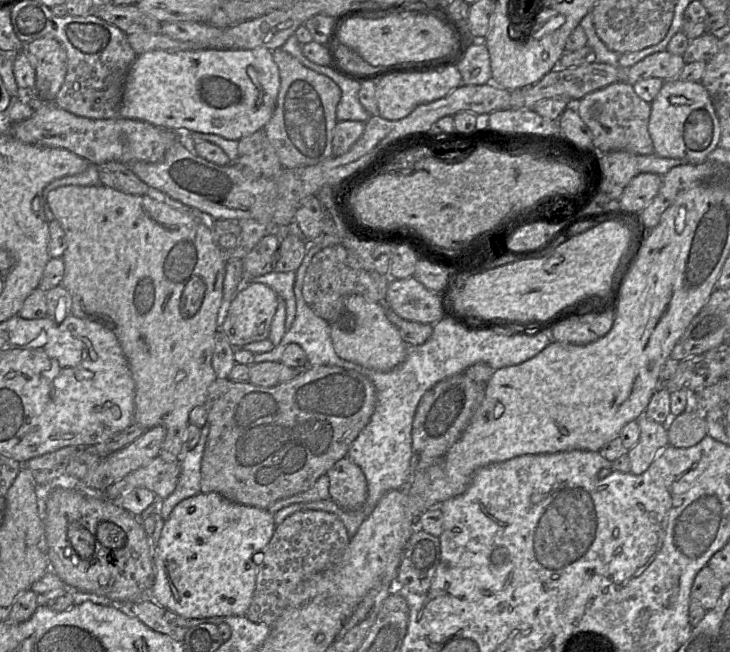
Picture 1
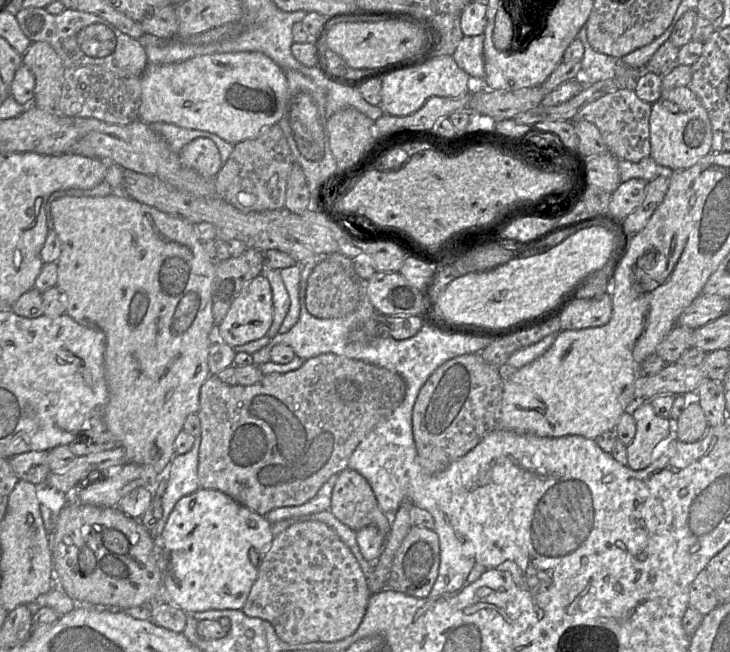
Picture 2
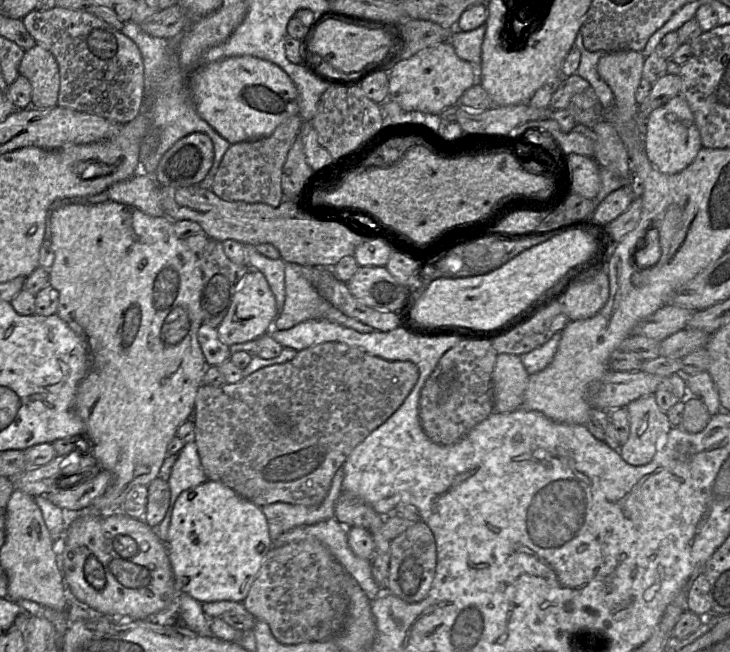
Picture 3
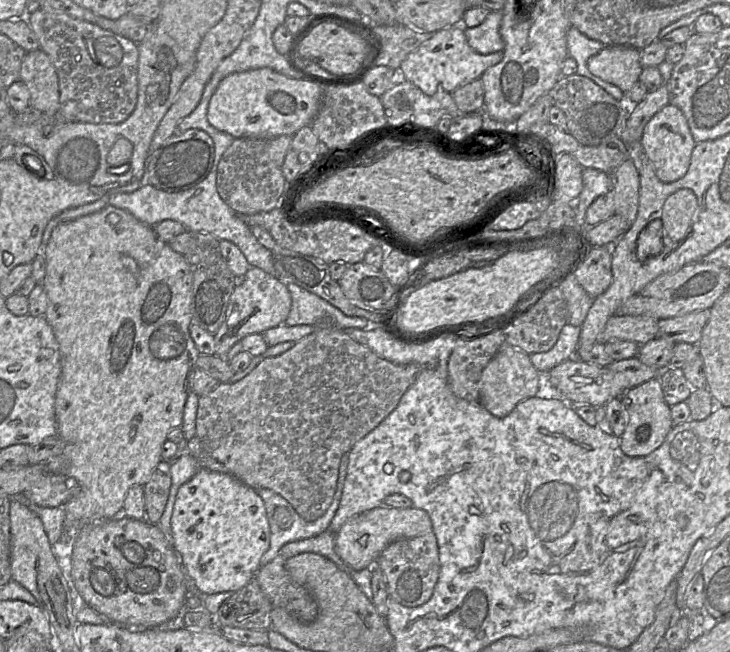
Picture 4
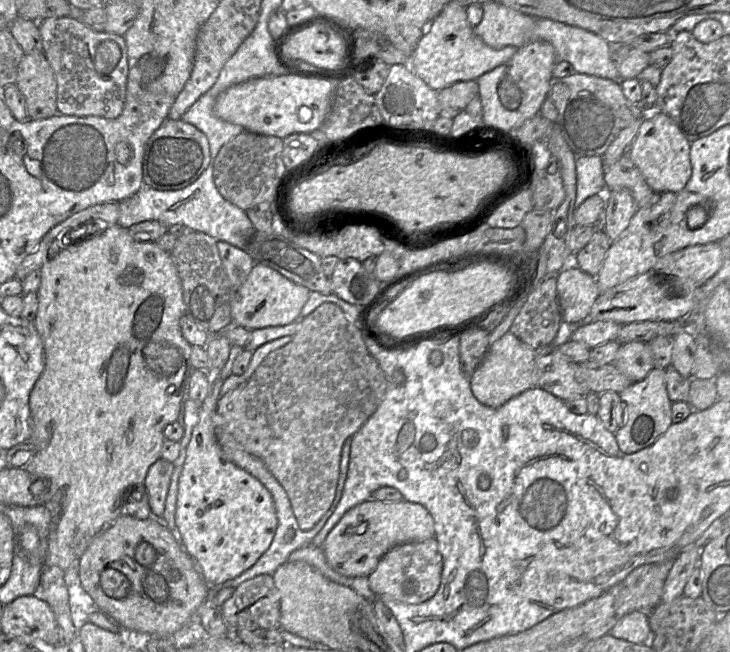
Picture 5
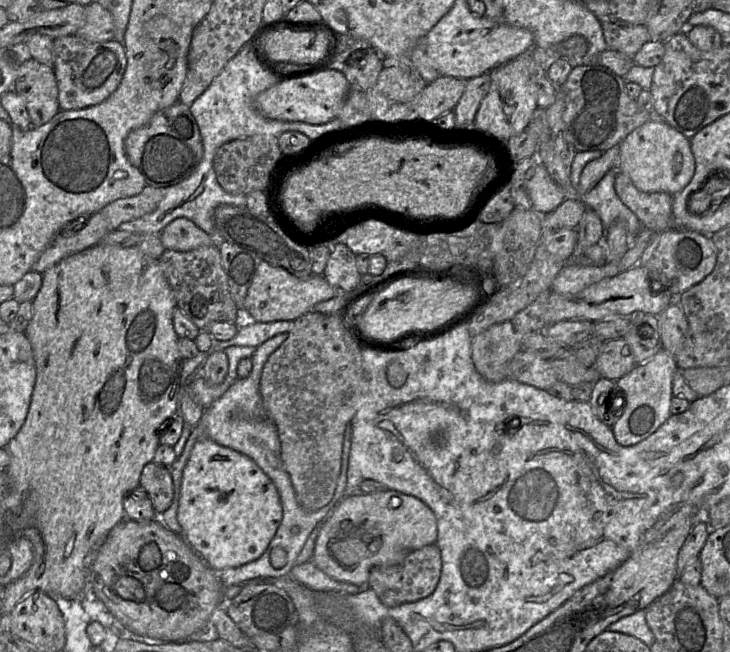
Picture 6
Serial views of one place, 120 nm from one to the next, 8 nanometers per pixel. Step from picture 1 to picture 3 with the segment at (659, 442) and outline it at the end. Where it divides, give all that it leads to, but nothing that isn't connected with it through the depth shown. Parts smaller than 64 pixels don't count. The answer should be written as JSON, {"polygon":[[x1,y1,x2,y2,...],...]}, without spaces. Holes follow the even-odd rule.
{"polygon":[[654,394,630,402,626,409,630,421,630,434,620,448,621,457,634,466,648,464,657,452,657,441,664,436,666,439,673,425,667,412,658,406]]}

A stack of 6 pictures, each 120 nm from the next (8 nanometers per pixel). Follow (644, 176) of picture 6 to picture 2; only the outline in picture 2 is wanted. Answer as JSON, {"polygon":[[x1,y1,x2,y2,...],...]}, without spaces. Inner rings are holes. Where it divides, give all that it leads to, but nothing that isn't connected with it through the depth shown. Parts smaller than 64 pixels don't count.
{"polygon":[[688,86,677,87,663,92,660,98,651,104,649,119,650,157,660,166,673,171,688,169,700,159,712,152,712,126,708,113,697,96]]}

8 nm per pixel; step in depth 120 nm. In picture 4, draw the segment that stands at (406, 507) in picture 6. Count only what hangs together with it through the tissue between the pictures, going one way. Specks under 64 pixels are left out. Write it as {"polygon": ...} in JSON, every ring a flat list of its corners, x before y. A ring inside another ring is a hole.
{"polygon":[[380,505,347,521,335,534,335,552,354,570,371,568,384,548,402,538,413,538,432,531,428,513,419,508,394,508]]}

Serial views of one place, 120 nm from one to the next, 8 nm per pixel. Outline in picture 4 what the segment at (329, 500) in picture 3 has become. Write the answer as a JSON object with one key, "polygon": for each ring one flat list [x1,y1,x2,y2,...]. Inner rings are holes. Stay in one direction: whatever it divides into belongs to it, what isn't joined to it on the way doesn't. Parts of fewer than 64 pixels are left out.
{"polygon":[[344,454,341,458,341,462,339,466,337,488,333,500,329,508,326,510,326,512,320,518,311,522,304,520,296,512,296,510,292,507,292,505,284,497,277,494,276,492,266,488,254,489,256,490,256,492,264,502,267,518,270,526,270,544,269,544,269,548,262,555,260,559,260,566,264,566,267,563,269,563,271,560,273,560,280,553,280,549,285,544,304,538,314,537,328,530,329,525,340,504,343,487,344,487,344,481,347,475,347,468,348,468,348,454]]}

